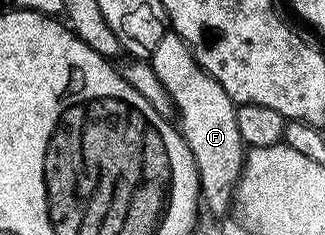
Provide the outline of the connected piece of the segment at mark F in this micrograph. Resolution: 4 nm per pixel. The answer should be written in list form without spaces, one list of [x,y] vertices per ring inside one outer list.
[[[166,33],[162,41],[154,49],[151,57],[154,73],[158,73],[158,81],[166,85],[166,93],[170,93],[173,105],[176,106],[175,118],[180,119],[180,131],[184,134],[182,143],[190,149],[200,174],[200,197],[205,208],[209,207],[214,214],[220,215],[229,210],[232,193],[240,171],[244,168],[246,148],[238,133],[236,120],[237,104],[198,65],[192,50],[184,44],[182,37],[174,33]]]

